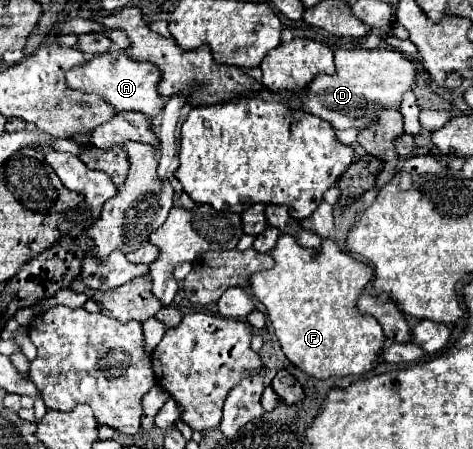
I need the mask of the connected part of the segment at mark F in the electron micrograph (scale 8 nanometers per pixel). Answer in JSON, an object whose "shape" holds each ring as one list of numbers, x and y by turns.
{"shape":[[281,233,269,255,275,259,273,269,251,275,249,289,267,307,287,359,317,379,371,371,385,337,371,315,355,309,355,301,371,281,373,269,343,253,333,239,323,239,323,249,311,251,303,249,291,235]]}

